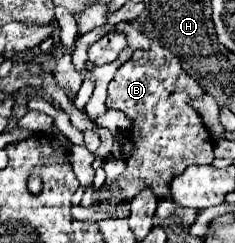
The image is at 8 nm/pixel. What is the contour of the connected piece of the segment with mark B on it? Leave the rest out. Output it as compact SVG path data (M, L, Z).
M153 42L149 50L137 50L129 62L125 62L121 68L117 68L117 74L109 84L109 94L107 94L105 104L107 104L107 108L121 110L131 120L129 138L133 142L133 148L131 148L131 156L125 160L125 164L127 164L125 172L115 180L115 186L119 190L109 188L109 194L101 194L101 190L99 190L99 192L95 192L95 200L105 202L105 200L119 196L125 202L125 200L133 200L143 188L149 188L159 200L171 200L169 184L175 176L183 174L183 170L191 164L211 164L215 158L213 156L213 140L211 140L199 112L195 112L189 106L189 100L203 96L203 94L205 94L203 88L191 76L187 76L183 72L177 56L173 56L159 42Z

